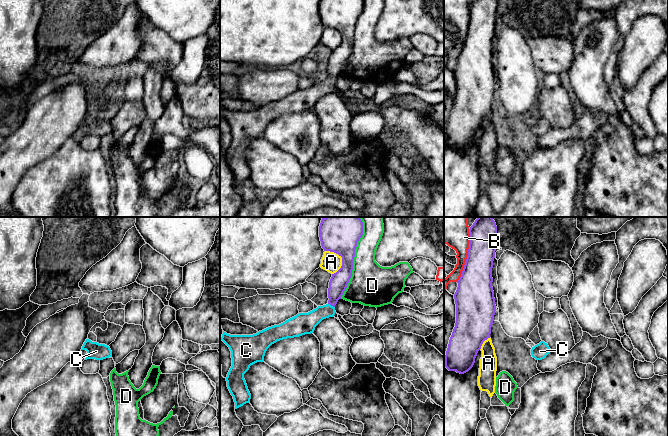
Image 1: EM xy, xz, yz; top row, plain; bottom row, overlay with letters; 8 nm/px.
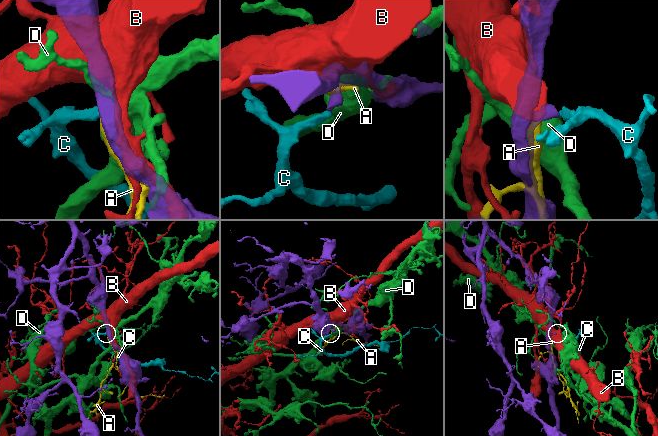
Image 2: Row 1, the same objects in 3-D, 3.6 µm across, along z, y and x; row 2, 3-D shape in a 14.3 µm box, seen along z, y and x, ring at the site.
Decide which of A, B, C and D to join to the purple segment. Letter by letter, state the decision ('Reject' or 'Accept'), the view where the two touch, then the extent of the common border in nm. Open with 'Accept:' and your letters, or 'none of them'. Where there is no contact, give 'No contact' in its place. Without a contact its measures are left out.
Accept: C
A: Reject. Touches purple in xz. Shared border 220 nm
B: Reject. Touches purple in yz. Shared border 440 nm
C: Accept. Touches purple in xz. Shared border 70 nm
D: Reject. Touches purple in xz. Shared border 650 nm

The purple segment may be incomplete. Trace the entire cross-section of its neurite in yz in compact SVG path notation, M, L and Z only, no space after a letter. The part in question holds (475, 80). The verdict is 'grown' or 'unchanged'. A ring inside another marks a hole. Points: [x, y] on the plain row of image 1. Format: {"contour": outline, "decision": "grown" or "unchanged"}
{"contour": "M473 0L469 9L468 32L454 70L456 99L444 137L444 141L449 147L456 147L460 150L468 148L473 143L483 118L490 114L496 87L492 44L496 27L497 2L496 0Z", "decision": "unchanged"}

